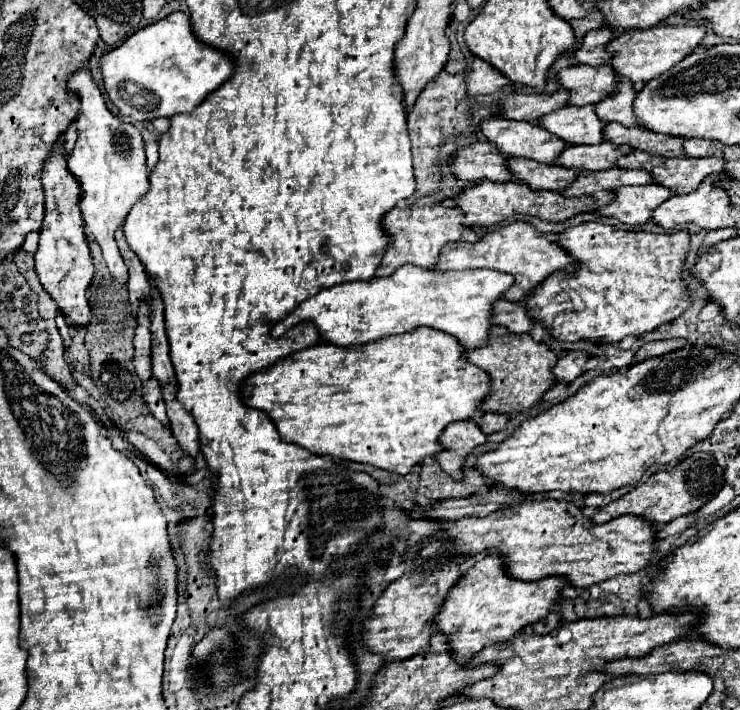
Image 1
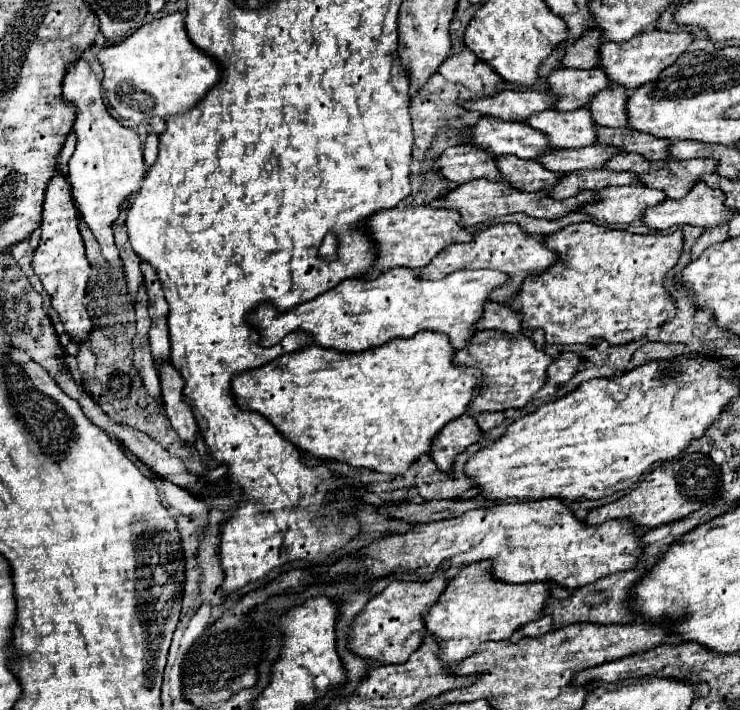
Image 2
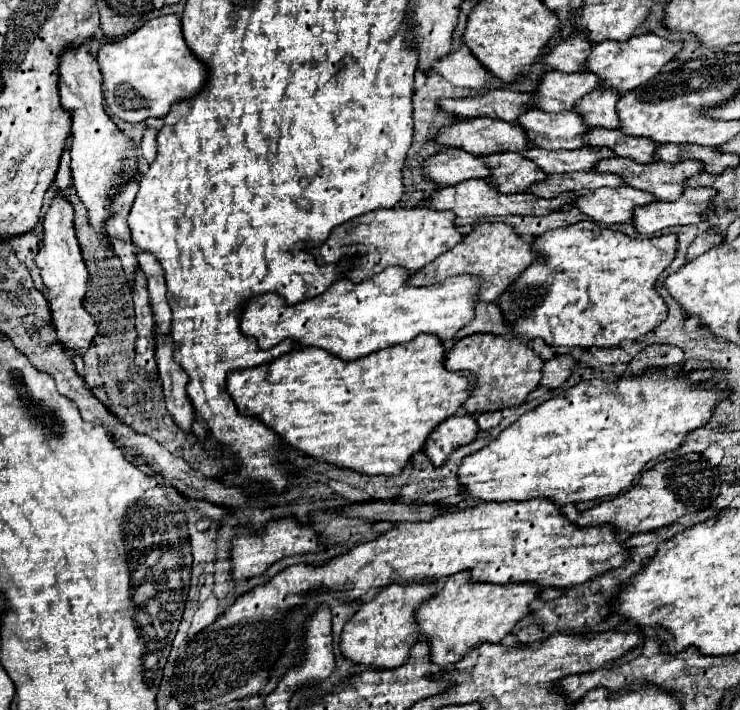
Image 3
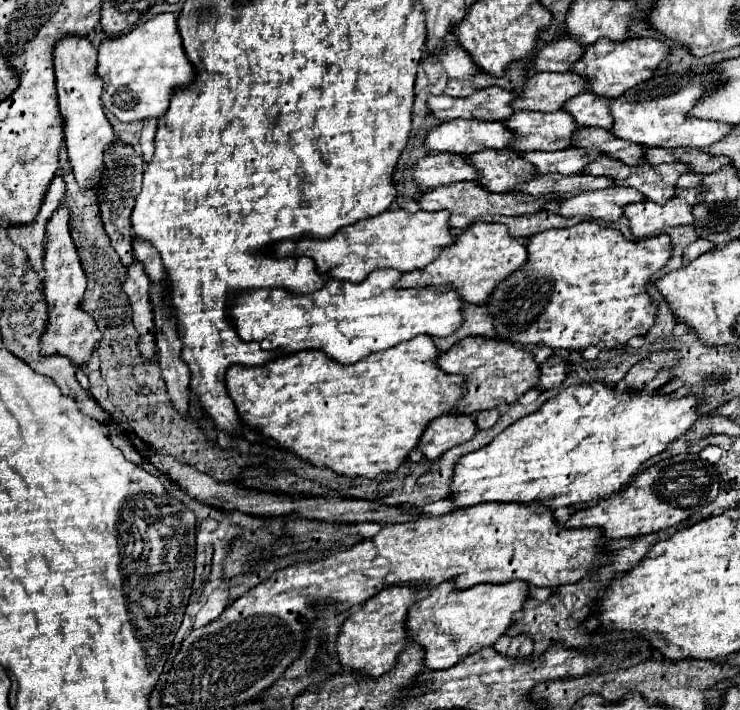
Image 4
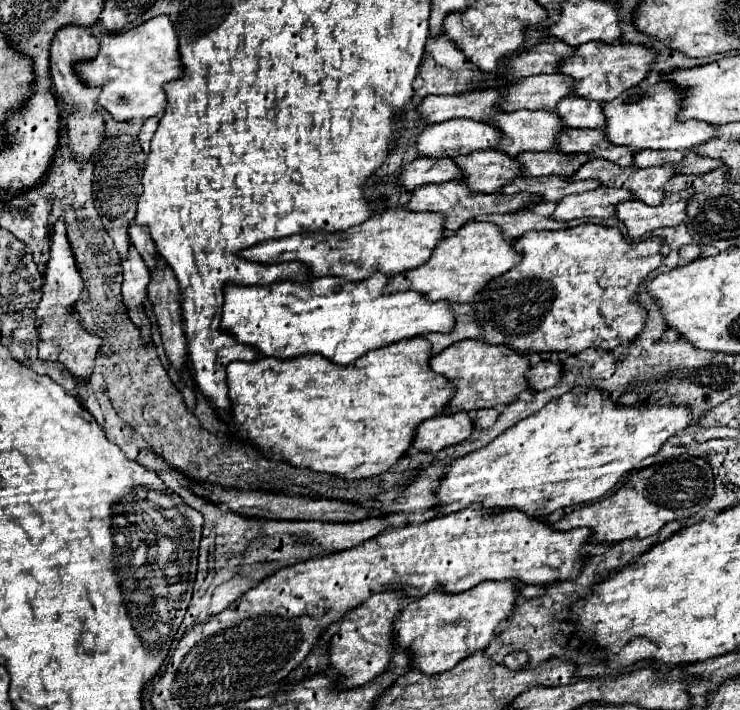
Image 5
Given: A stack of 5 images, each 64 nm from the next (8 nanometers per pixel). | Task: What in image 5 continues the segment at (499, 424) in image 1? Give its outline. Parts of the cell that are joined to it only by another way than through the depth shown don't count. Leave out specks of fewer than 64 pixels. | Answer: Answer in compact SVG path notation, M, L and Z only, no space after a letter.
M486 408L486 410L476 410L472 416L472 422L476 428L490 428L498 418L498 410Z

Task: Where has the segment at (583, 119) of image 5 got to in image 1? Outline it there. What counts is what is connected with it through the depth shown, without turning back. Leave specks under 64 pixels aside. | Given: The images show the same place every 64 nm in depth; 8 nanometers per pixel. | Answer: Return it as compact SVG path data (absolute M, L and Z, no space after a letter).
M620 80L614 88L614 94L604 96L594 108L598 118L608 122L618 122L622 126L636 126L636 116L632 112L632 100L636 98L636 90L630 80Z

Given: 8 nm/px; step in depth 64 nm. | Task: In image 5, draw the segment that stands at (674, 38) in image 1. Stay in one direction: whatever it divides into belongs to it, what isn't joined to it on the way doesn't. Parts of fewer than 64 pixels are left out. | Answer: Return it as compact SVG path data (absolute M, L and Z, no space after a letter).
M588 42L588 44L578 46L574 50L574 54L568 56L566 60L560 60L558 72L564 76L572 76L576 80L574 88L572 88L574 96L580 96L586 100L596 100L596 102L606 102L606 100L618 98L620 92L640 84L646 78L654 58L656 58L656 52L646 46Z

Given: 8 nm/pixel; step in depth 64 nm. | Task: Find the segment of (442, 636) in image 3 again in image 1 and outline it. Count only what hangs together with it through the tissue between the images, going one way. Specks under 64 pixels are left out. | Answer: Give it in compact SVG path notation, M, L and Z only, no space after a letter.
M486 556L468 568L452 586L444 604L434 616L434 626L440 630L452 648L452 654L462 662L470 660L488 642L508 642L518 630L542 620L560 596L564 578L548 576L538 582L520 582L504 574L502 558Z

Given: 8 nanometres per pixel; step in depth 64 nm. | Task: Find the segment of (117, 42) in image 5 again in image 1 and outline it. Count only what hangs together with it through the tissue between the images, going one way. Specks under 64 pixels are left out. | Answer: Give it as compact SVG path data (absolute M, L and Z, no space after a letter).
M174 12L158 22L152 22L144 28L140 28L136 34L132 34L122 46L106 52L100 60L102 76L104 76L104 88L108 98L114 102L114 106L120 110L120 114L130 116L134 122L154 120L154 118L172 118L182 112L194 110L210 92L214 92L216 86L224 84L224 80L230 78L234 60L226 56L220 50L214 50L202 42L196 40L190 28L190 18L186 12Z

